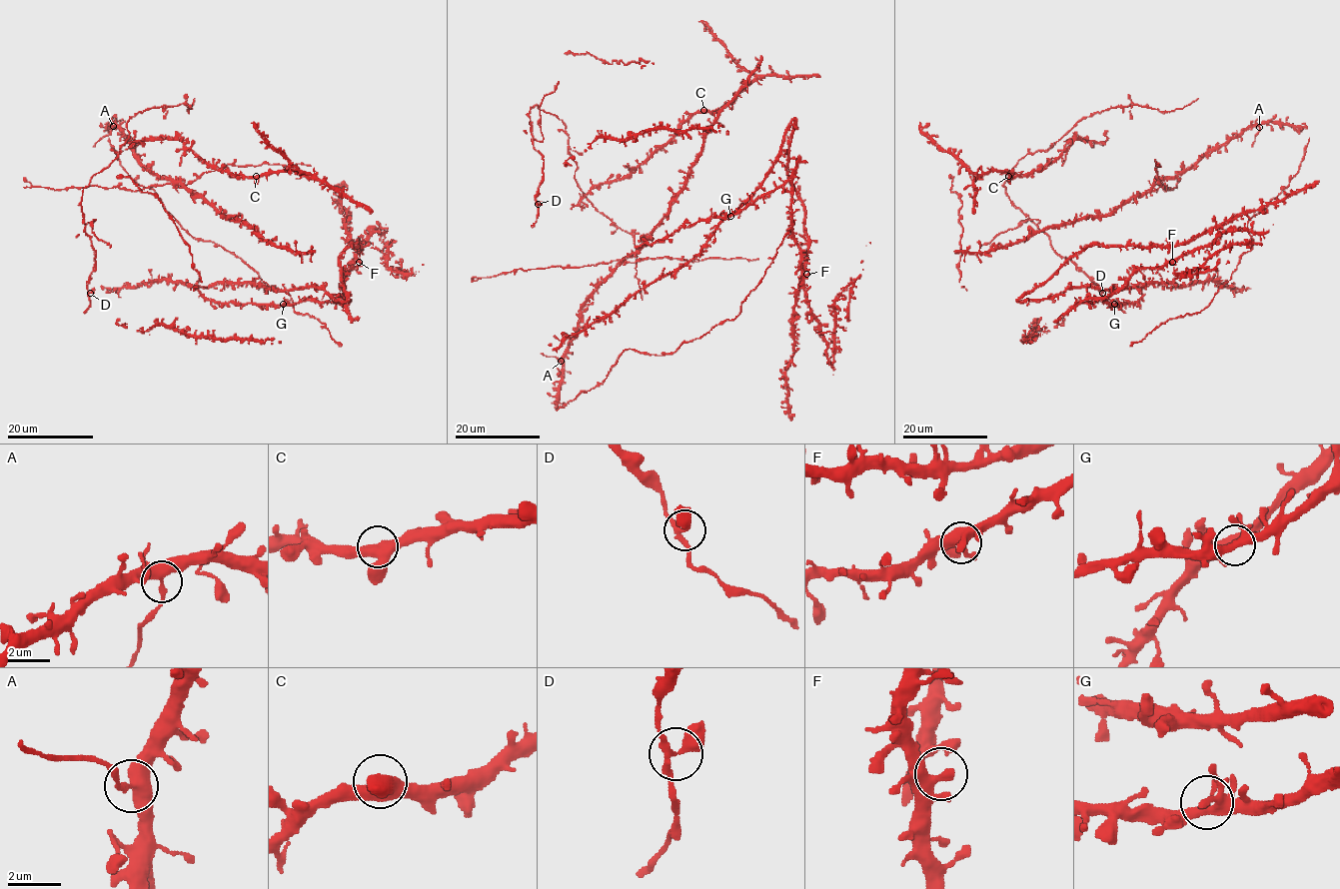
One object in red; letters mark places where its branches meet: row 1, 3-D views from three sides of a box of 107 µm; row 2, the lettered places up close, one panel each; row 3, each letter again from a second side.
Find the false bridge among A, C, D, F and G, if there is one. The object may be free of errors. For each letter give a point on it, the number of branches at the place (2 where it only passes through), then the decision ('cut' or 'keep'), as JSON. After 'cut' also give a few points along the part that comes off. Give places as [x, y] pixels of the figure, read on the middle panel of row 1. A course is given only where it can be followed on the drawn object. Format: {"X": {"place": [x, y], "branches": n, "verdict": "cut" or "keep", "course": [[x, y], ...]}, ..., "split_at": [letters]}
{"A": {"place": [561, 361], "branches": 3, "verdict": "cut", "course": [[561, 361], [541, 353]]}, "C": {"place": [703, 110], "branches": 3, "verdict": "keep"}, "D": {"place": [538, 204], "branches": 3, "verdict": "keep"}, "F": {"place": [806, 274], "branches": 3, "verdict": "keep"}, "G": {"place": [730, 216], "branches": 3, "verdict": "keep"}, "split_at": ["A"]}

